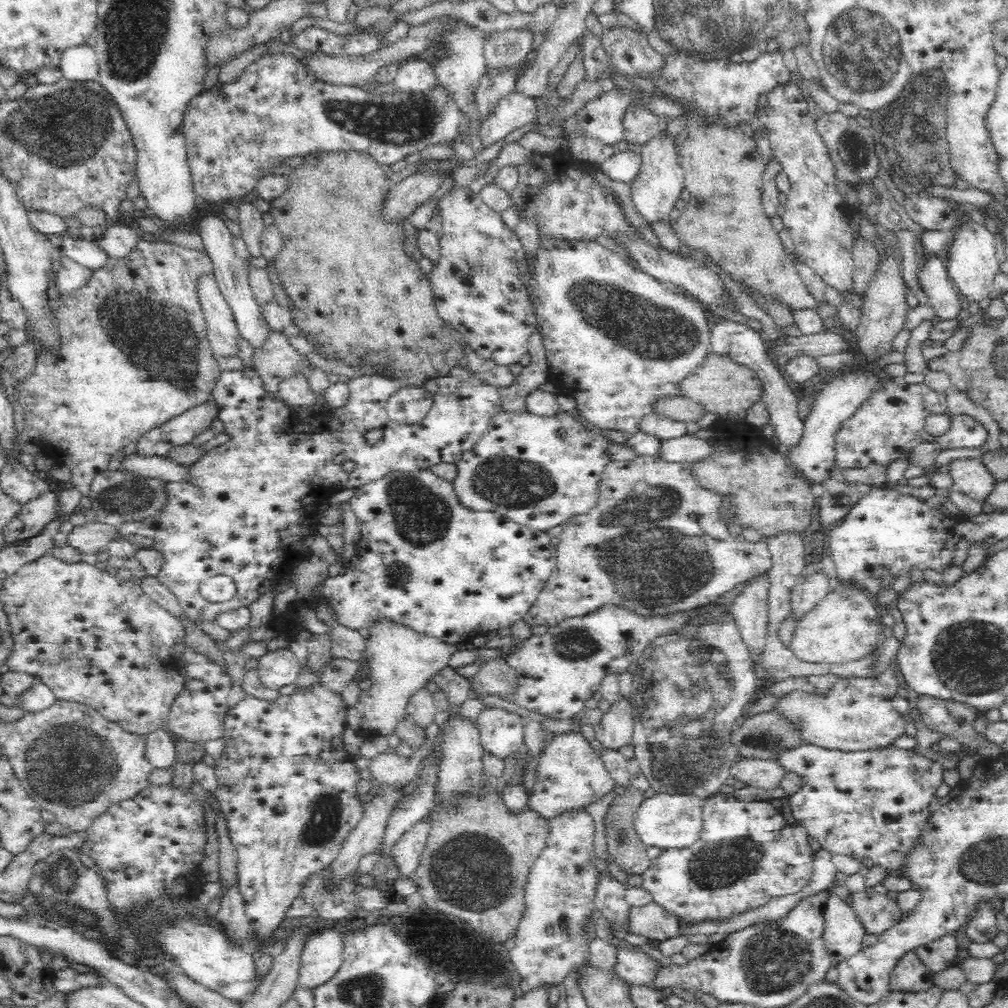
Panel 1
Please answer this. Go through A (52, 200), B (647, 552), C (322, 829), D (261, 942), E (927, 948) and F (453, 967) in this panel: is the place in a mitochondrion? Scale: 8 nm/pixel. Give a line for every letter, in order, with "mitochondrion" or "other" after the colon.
A: other
B: mitochondrion
C: mitochondrion
D: other
E: other
F: other

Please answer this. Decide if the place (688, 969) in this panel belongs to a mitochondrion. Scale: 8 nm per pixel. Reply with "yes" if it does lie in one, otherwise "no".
no

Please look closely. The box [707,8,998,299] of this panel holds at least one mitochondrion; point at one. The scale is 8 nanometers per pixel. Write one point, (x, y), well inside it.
(913, 156)

